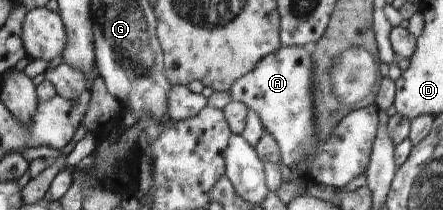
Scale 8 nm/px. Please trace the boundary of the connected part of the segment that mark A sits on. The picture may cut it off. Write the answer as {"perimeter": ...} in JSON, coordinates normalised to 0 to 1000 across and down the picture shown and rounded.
{"perimeter":[[[637,214],[625,243],[585,290],[562,352],[546,357],[519,414],[517,443],[526,481],[551,490],[562,524],[580,533],[594,605],[621,657],[632,710],[632,757],[648,795],[661,810],[679,800],[702,876],[779,895],[795,852],[826,824],[835,738],[842,729],[844,662],[851,652],[856,519],[847,495],[837,495],[837,510],[795,529],[725,686],[718,671],[718,595],[709,586],[709,281],[700,252],[700,219]]]}

